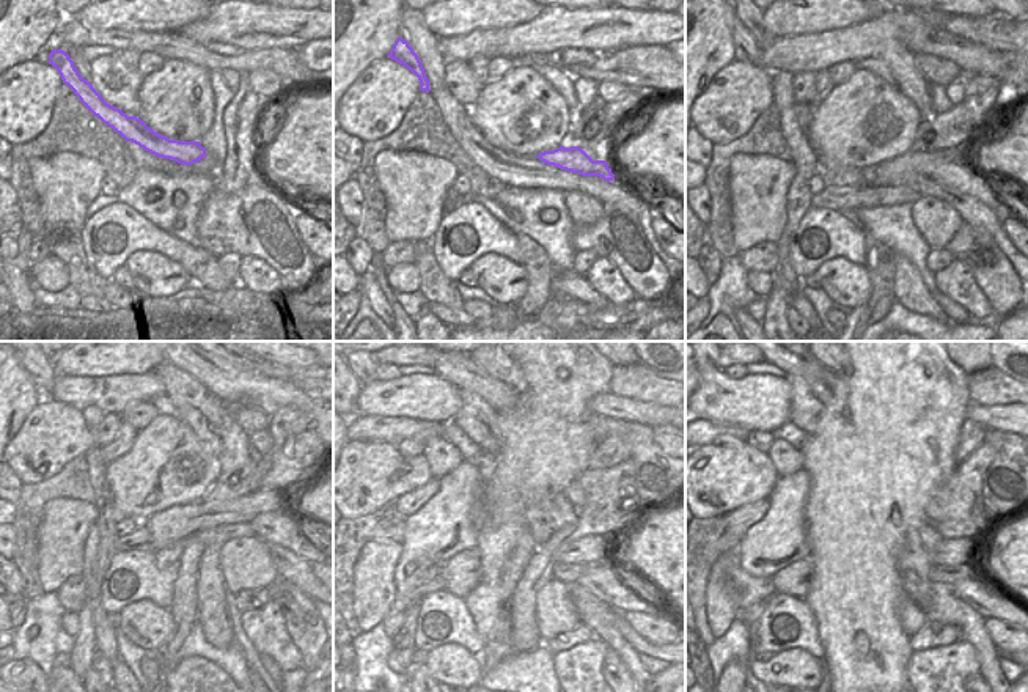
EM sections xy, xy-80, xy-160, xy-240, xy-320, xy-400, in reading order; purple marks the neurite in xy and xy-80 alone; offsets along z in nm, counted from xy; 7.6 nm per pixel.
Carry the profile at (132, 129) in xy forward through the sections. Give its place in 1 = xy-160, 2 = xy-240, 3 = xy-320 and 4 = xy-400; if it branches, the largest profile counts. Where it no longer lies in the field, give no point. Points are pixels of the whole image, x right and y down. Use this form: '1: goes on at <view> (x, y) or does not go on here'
1: goes on at xy-160 (961, 176)
2: goes on at xy-240 (279, 527)
3: goes on at xy-320 (638, 529)
4: goes on at xy-400 (998, 532)

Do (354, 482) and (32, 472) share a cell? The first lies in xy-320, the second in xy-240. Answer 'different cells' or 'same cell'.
same cell

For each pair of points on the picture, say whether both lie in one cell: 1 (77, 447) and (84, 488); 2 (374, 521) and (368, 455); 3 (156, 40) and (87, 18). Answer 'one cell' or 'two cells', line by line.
1: two cells
2: two cells
3: two cells

